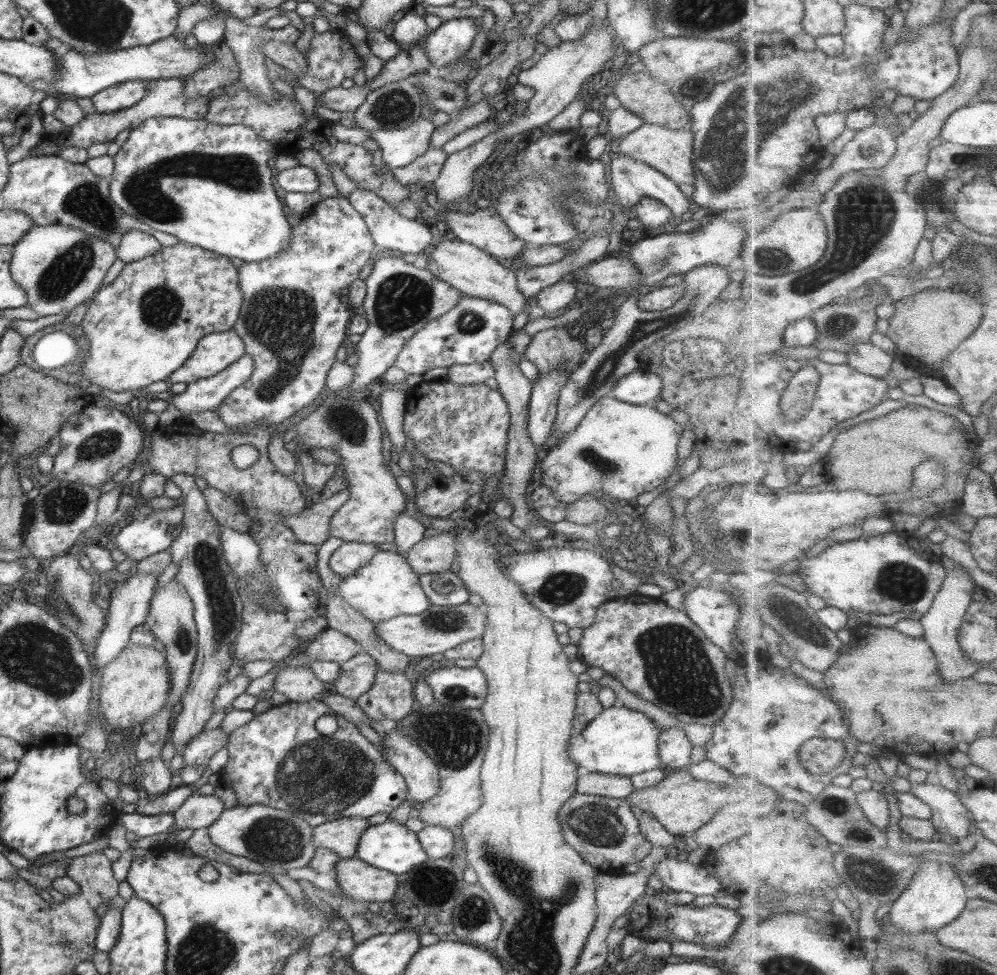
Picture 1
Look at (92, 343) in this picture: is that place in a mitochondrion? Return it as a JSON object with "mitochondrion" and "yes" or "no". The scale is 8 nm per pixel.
{"mitochondrion":"no"}

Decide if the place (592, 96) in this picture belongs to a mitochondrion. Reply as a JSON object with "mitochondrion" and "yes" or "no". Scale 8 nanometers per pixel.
{"mitochondrion":"no"}

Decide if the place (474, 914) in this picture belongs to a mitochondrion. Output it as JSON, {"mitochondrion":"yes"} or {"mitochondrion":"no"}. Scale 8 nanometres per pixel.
{"mitochondrion":"yes"}

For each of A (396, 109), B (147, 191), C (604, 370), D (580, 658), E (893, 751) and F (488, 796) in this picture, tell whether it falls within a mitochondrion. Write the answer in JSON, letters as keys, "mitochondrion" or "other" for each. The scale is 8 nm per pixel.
{"A":"mitochondrion","B":"mitochondrion","C":"mitochondrion","D":"other","E":"other","F":"other"}

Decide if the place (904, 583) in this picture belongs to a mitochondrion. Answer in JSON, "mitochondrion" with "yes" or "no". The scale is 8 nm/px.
{"mitochondrion":"yes"}

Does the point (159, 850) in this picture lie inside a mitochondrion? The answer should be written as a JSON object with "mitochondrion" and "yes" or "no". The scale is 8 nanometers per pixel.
{"mitochondrion":"no"}

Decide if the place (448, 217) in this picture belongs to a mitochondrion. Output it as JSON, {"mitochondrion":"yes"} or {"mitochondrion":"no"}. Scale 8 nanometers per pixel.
{"mitochondrion":"no"}

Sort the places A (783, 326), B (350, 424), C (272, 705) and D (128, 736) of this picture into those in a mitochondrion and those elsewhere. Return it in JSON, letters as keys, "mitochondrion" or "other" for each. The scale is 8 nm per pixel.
{"A":"other","B":"mitochondrion","C":"other","D":"other"}

